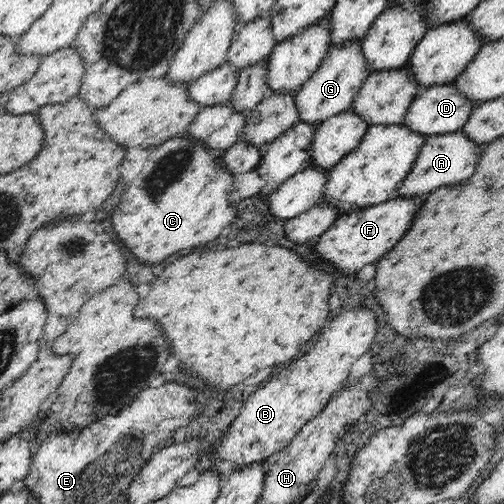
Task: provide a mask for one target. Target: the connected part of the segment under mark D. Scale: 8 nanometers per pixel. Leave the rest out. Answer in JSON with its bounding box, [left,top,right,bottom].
[404,81,477,136]

